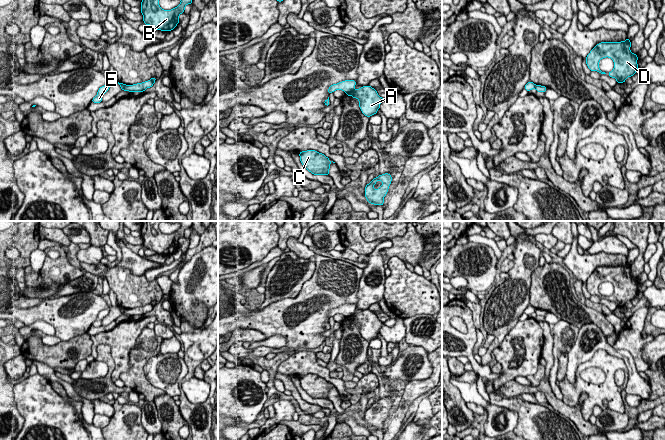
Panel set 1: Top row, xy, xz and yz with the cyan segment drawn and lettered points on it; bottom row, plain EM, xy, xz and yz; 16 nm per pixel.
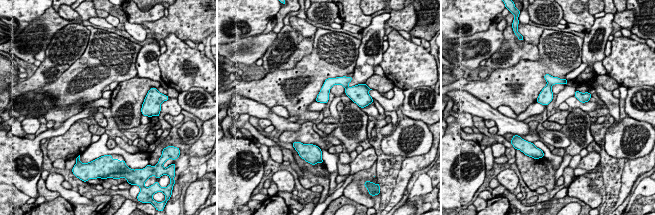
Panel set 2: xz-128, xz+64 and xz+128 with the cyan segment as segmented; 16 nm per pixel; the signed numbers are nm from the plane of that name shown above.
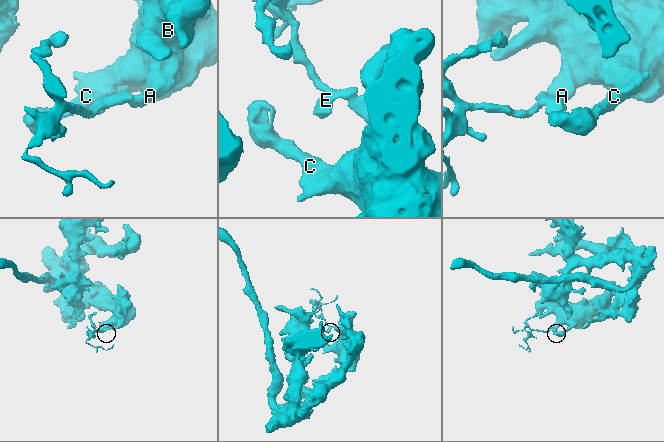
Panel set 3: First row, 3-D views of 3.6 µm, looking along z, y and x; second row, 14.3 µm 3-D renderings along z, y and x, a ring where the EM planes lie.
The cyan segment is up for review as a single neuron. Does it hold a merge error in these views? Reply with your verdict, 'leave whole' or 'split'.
split

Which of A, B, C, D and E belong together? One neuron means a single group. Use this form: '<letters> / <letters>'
A B C D / E

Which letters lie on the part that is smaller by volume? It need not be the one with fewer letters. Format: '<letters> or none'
E

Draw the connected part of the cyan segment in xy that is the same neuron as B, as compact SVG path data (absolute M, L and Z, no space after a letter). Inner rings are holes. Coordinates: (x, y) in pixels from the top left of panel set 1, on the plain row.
M141 221L141 223L144 248L167 256L179 248L179 239L184 237L186 229L192 228L193 221ZM161 222L179 223L181 227L171 234L164 234L159 229Z

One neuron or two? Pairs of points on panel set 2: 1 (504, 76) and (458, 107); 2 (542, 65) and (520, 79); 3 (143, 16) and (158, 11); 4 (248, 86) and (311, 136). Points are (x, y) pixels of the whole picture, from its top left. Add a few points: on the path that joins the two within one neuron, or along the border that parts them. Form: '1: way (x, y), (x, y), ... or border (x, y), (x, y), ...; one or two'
1: border (458, 90), (469, 92), (488, 103), (494, 109); two
2: way (537, 69), (525, 79); one
3: way (147, 16), (154, 13); one
4: border (306, 120), (311, 121); two

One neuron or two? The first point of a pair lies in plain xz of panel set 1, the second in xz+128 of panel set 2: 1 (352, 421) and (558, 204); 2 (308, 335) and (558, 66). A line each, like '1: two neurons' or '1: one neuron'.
1: two neurons
2: one neuron

